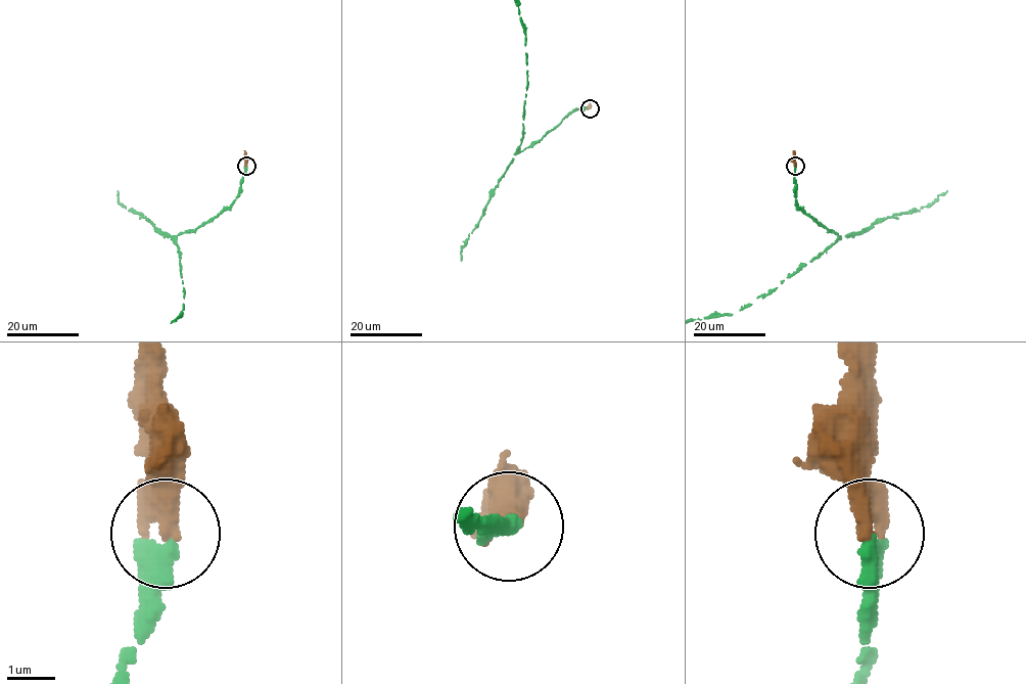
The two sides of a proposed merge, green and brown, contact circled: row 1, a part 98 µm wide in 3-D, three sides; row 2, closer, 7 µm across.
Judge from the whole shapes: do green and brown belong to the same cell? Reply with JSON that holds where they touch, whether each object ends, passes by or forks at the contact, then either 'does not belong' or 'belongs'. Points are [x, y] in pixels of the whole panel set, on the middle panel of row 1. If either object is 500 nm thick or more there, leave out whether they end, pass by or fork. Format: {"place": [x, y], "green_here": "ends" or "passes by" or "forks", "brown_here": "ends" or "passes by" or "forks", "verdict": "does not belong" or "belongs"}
{"place": [590, 108], "green_here": "ends", "brown_here": "ends", "verdict": "belongs"}

